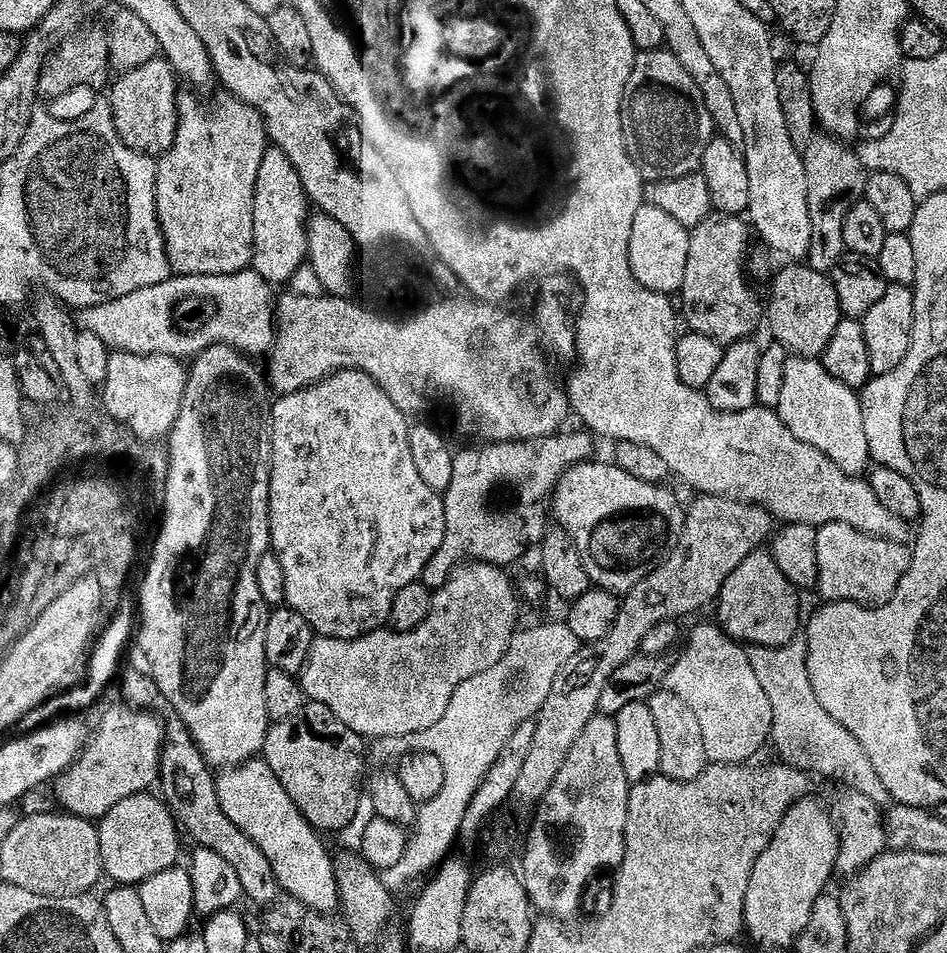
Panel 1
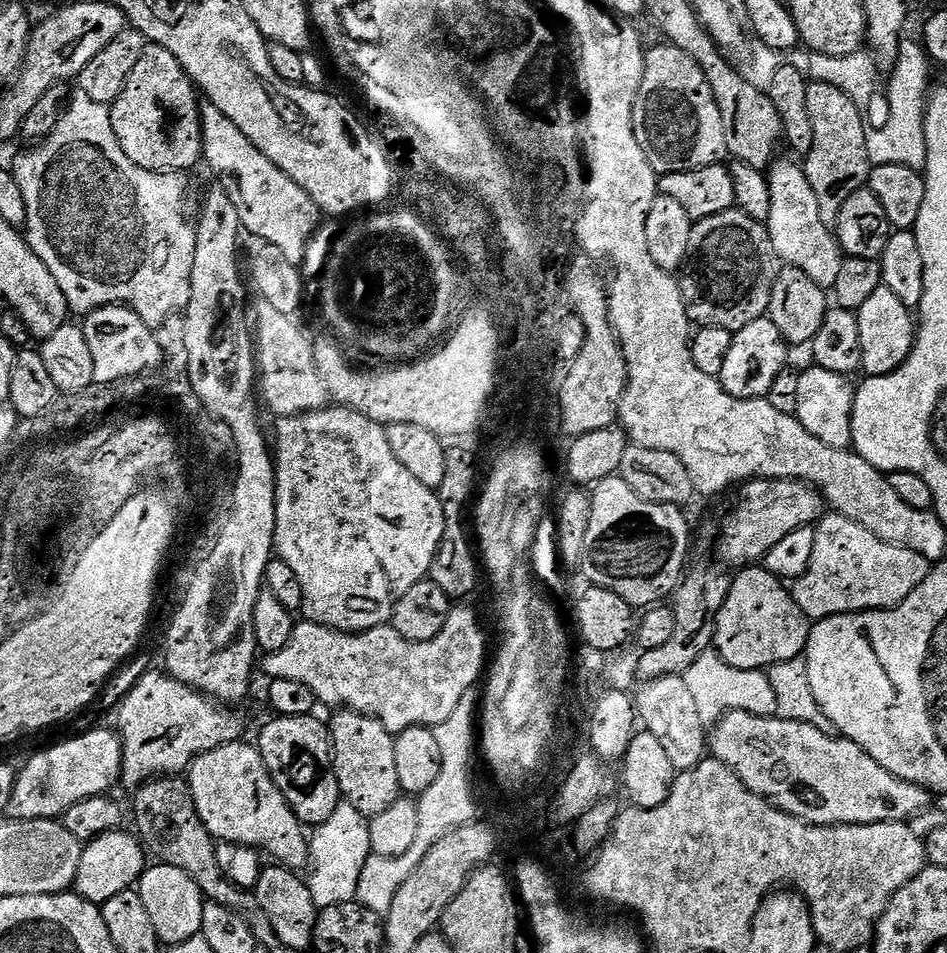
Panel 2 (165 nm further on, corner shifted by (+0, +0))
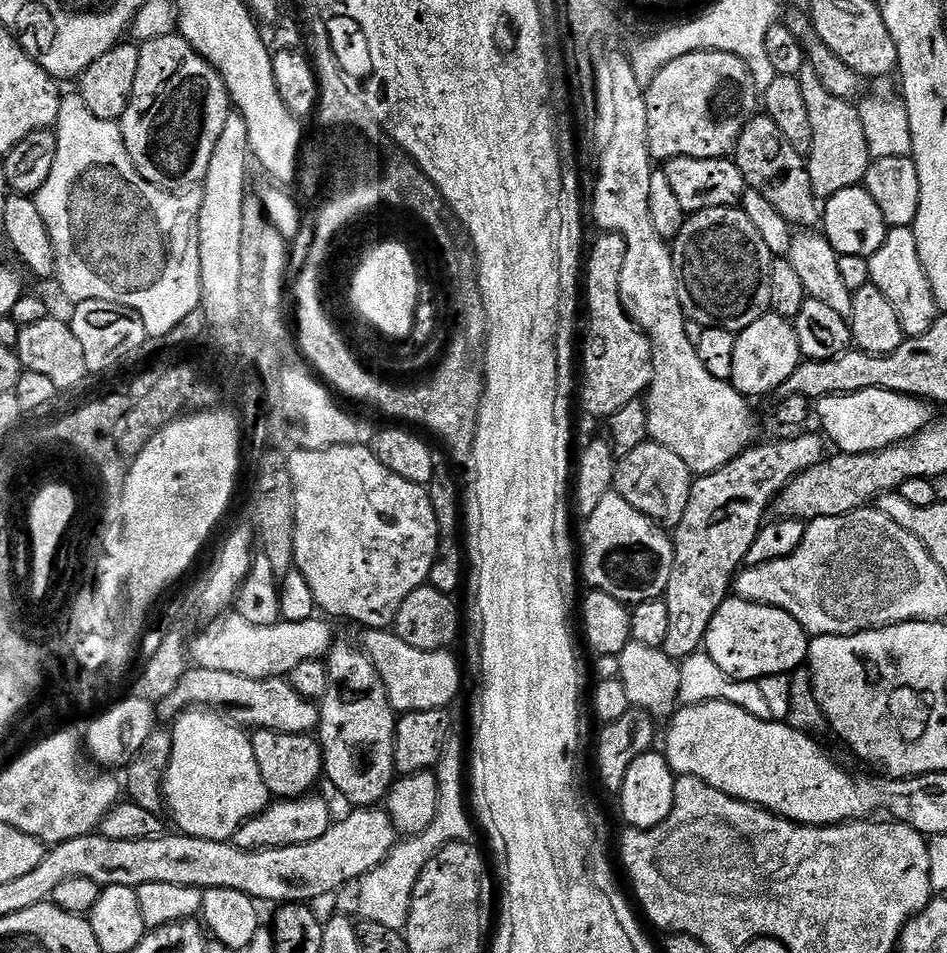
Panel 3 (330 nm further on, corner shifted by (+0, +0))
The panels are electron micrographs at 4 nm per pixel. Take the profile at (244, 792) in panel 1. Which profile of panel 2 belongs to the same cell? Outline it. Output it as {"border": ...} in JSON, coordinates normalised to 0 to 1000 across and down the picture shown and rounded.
{"border":[[[258,780],[235,781],[230,787],[222,787],[204,797],[196,817],[205,833],[209,858],[213,858],[218,871],[222,871],[229,884],[259,886],[261,890],[283,893],[288,903],[302,911],[324,912],[326,874],[302,842],[298,829],[294,829],[285,816],[273,784],[266,782],[265,785]]]}

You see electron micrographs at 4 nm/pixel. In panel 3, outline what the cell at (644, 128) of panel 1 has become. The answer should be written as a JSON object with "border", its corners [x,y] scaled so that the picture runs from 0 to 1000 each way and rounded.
{"border":[[[730,55],[703,68],[682,90],[682,124],[684,125],[684,159],[690,169],[712,166],[772,165],[779,145],[791,126],[800,118],[800,93],[788,65],[766,55]]]}

